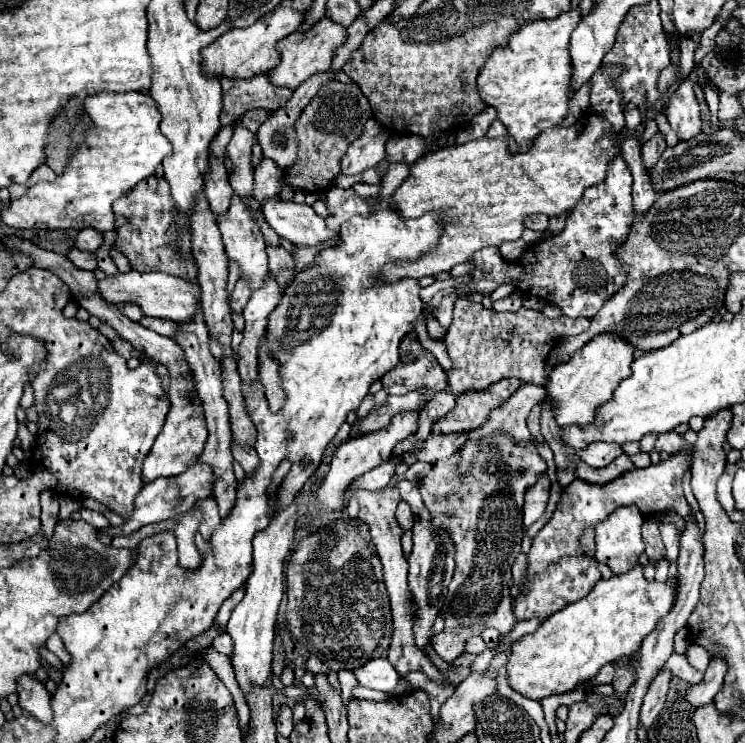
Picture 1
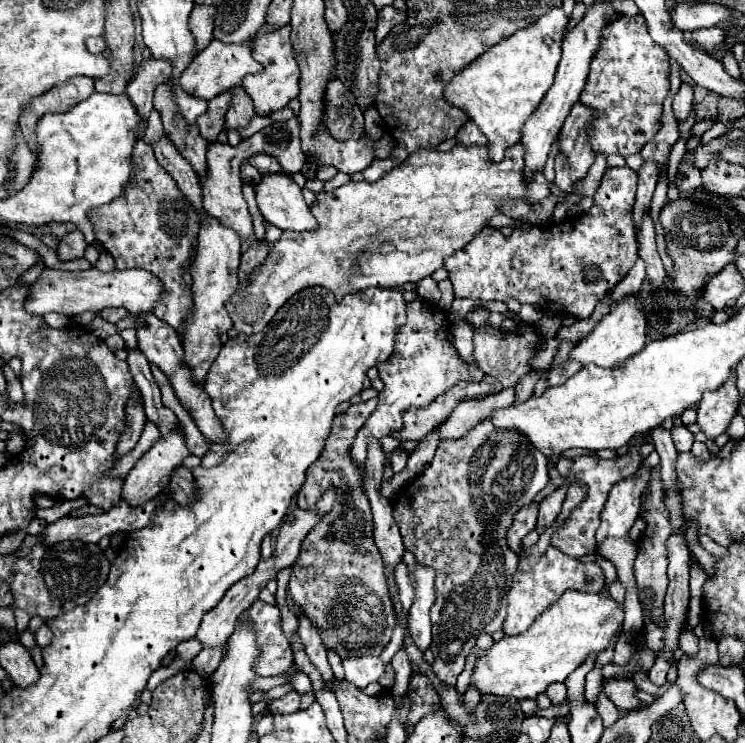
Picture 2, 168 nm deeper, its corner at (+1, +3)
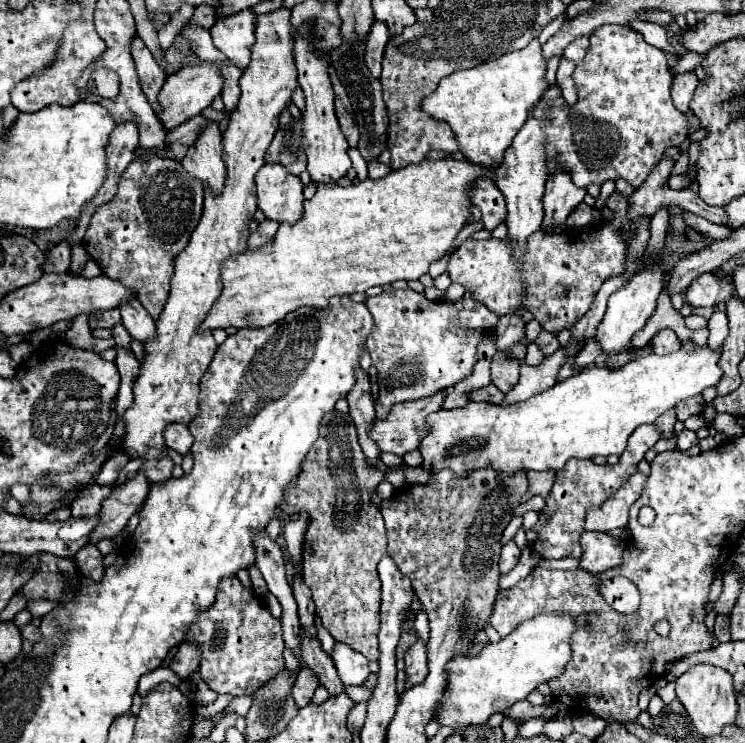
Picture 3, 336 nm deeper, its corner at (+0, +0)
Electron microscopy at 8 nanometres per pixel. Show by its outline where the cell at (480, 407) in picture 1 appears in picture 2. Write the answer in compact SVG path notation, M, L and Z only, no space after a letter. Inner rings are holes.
M484 376L480 382L460 382L456 386L452 386L448 392L440 394L440 398L432 400L432 404L424 406L424 408L408 408L408 412L404 412L404 424L400 428L400 432L390 432L390 436L394 436L396 440L422 440L428 432L432 432L432 428L440 426L442 420L446 416L452 414L452 408L468 398L480 398L480 396L490 396L502 390L502 384L492 378L492 376Z

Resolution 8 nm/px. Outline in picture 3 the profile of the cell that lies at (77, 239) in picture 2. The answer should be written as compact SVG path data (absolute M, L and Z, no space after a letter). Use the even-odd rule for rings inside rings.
M61 241L49 251L49 255L45 259L45 273L49 273L49 271L65 273L65 271L69 271L69 263L71 263L71 245L69 245L69 241Z

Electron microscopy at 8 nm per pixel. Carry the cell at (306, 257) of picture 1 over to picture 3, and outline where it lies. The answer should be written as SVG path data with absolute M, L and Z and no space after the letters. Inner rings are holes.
M447 157L423 159L417 165L391 171L381 179L365 179L349 187L339 187L335 183L315 183L317 193L313 199L305 201L305 213L299 223L283 223L269 245L257 251L247 249L241 255L233 255L233 259L221 267L223 293L205 317L201 331L217 327L259 329L283 319L289 311L303 305L325 309L329 299L335 295L351 295L357 291L367 291L375 285L391 285L399 279L419 279L421 275L429 273L431 263L453 253L455 239L471 217L471 185L481 177L497 181L495 171L497 167L481 167L469 161Z

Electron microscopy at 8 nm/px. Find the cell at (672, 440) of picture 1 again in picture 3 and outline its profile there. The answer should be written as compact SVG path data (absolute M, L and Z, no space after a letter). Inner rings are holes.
M683 429L683 431L677 435L677 449L679 449L679 451L687 451L687 449L691 449L691 447L697 445L697 443L699 443L697 435L695 435L693 431L689 431L689 429Z

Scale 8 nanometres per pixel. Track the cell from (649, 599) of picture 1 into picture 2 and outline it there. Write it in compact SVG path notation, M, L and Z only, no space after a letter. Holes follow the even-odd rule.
M568 590L540 612L526 632L494 642L494 646L476 660L470 684L480 694L512 696L516 700L536 698L548 684L564 682L590 652L600 654L614 638L622 620L624 612L612 598Z

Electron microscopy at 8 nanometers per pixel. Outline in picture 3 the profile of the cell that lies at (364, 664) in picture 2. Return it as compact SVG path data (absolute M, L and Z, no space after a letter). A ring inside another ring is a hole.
M343 643L335 645L331 657L337 663L337 673L341 675L341 681L345 685L363 685L371 675L369 661L365 659L365 655L353 651Z

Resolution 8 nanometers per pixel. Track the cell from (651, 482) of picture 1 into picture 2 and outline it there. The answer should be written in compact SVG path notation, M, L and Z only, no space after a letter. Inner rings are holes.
M702 535L699 537L699 543L717 560L722 559L728 552L727 549L719 544L716 544L710 537Z

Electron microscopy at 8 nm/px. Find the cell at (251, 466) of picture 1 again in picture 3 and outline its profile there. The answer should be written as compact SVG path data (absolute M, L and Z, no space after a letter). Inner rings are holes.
M139 301L133 303L125 303L125 307L119 307L121 317L123 317L123 325L129 331L129 335L139 341L155 341L157 339L157 327L153 317L141 307Z

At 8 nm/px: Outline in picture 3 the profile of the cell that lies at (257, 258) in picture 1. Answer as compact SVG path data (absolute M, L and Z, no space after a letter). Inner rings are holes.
M213 123L201 139L193 147L189 147L187 155L181 159L185 171L207 185L213 193L221 193L227 179L227 165L223 161L222 133Z

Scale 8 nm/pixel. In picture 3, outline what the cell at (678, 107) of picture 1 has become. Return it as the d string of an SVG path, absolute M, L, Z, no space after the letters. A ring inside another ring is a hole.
M679 73L675 75L673 79L673 87L671 87L671 99L673 99L673 105L677 111L681 113L687 113L689 111L689 101L695 93L695 87L697 87L697 77L695 73Z

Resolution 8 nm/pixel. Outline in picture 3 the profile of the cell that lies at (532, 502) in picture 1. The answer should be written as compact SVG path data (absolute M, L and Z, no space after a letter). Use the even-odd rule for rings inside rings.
M513 539L509 543L505 543L503 545L503 551L501 551L501 559L499 559L501 573L509 573L517 565L519 555L521 555L521 549L517 547L517 543Z

